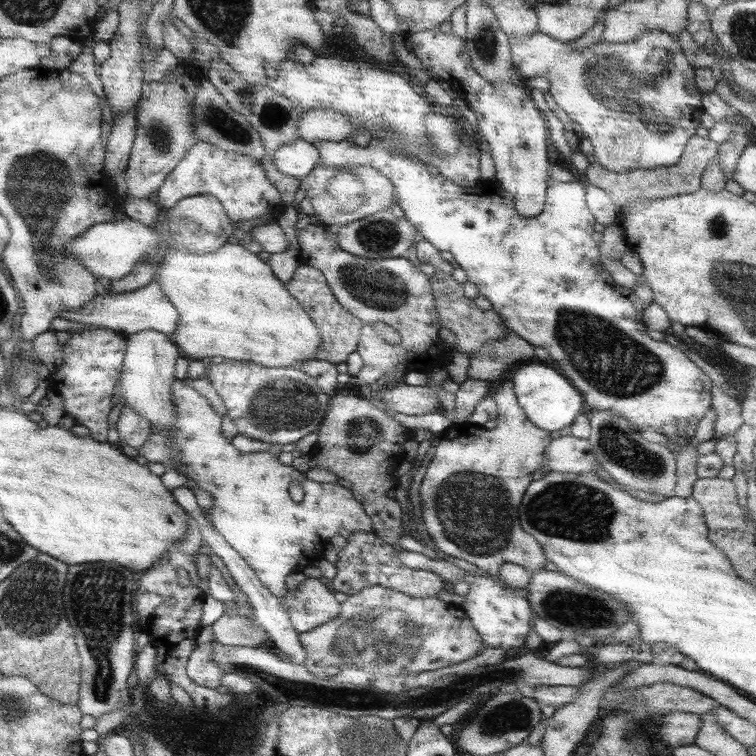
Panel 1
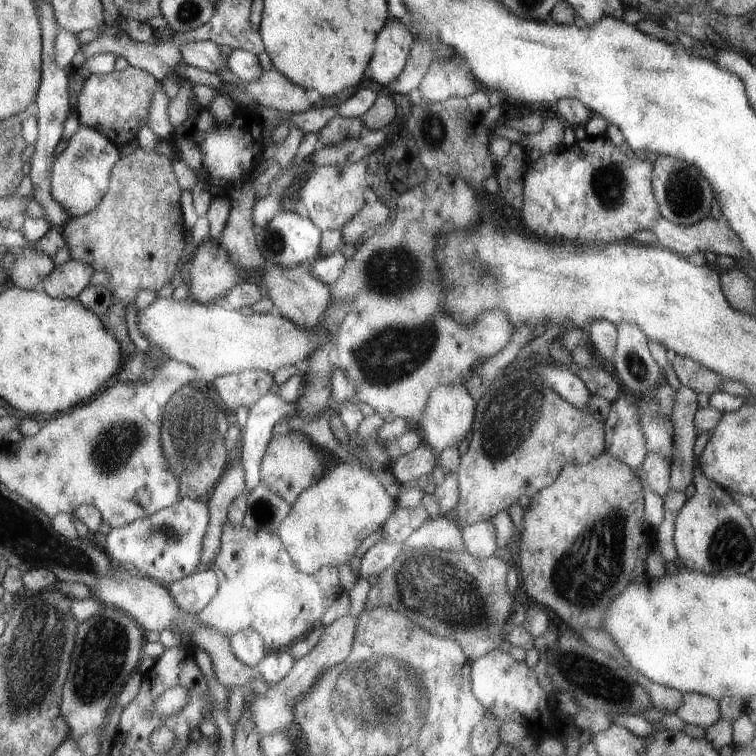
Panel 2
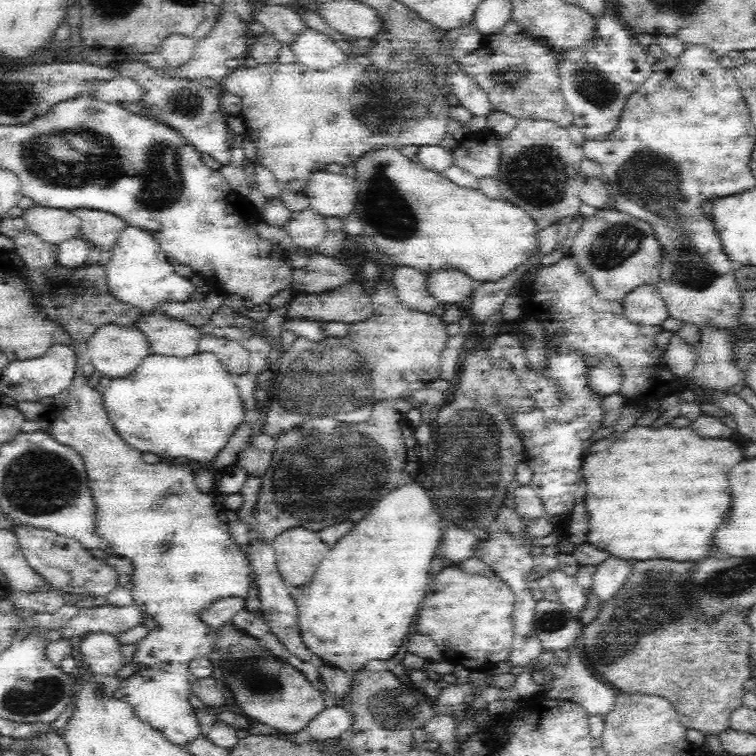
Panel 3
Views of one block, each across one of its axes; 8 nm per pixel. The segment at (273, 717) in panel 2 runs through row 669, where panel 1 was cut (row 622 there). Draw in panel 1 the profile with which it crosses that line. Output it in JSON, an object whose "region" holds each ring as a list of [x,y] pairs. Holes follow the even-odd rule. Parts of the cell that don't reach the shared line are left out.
{"region":[[[308,577],[295,592],[287,590],[280,600],[286,605],[290,625],[299,633],[310,632],[340,614],[341,604],[334,592],[328,585],[312,577]]]}

